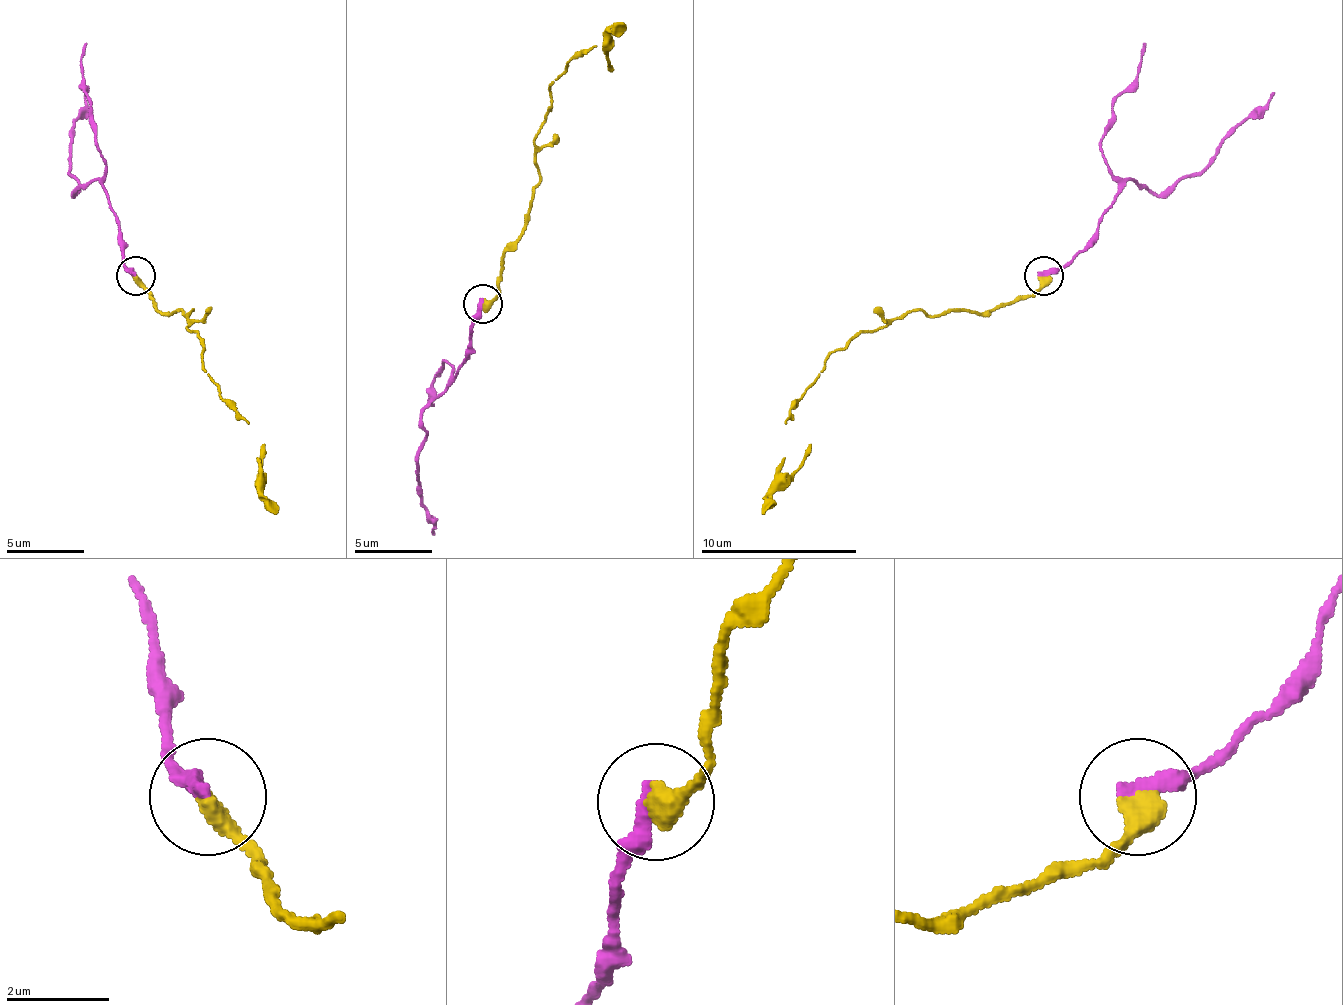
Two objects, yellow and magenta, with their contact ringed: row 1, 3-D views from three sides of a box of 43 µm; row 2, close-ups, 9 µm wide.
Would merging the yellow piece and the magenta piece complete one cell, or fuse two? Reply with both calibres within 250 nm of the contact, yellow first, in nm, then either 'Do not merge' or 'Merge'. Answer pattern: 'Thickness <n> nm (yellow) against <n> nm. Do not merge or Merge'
Thickness 480 nm (yellow) against 360 nm. Merge

